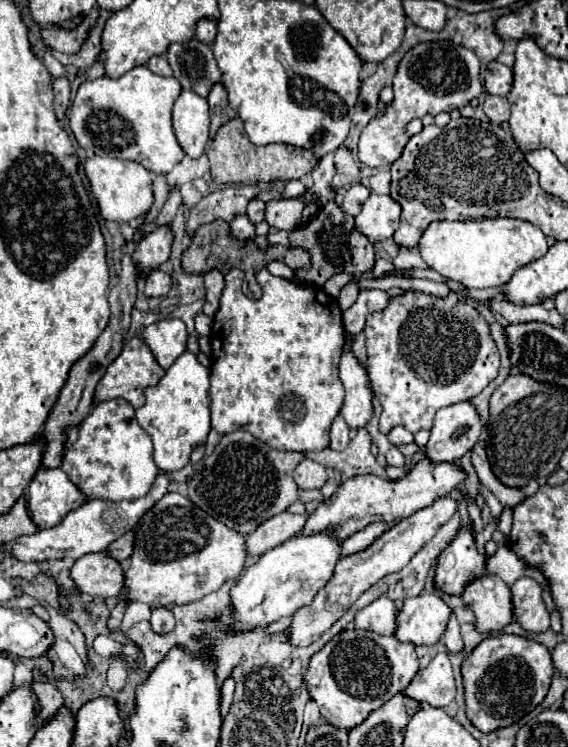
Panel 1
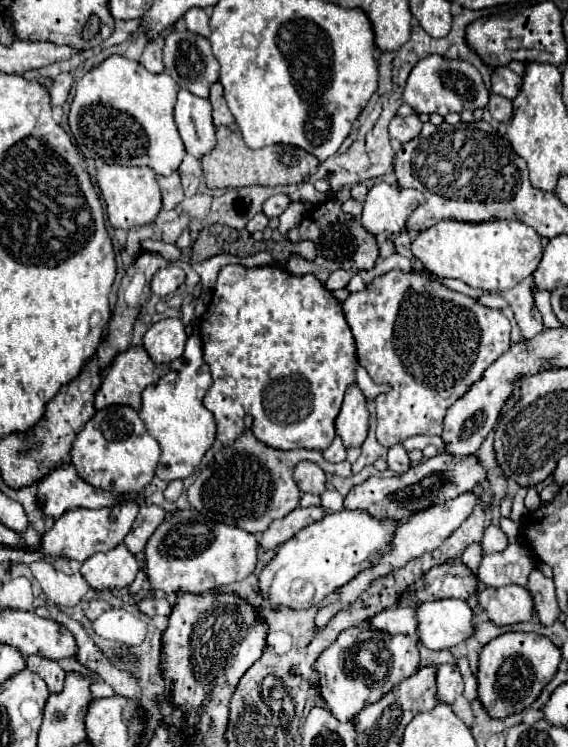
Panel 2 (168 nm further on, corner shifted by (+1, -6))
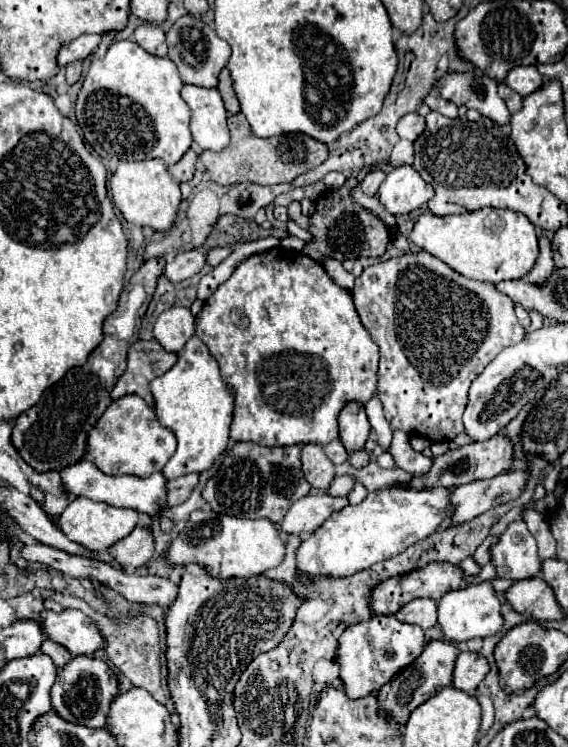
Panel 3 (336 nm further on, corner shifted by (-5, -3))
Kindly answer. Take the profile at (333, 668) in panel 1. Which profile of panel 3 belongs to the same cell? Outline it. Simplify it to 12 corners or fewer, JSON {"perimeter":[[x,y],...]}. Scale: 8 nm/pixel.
{"perimeter":[[371,615],[339,639],[351,699],[377,693],[425,647],[423,629]]}

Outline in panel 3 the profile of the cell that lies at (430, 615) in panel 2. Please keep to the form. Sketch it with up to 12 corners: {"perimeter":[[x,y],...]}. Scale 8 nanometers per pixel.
{"perimeter":[[491,581],[437,601],[449,641],[501,631],[501,601]]}

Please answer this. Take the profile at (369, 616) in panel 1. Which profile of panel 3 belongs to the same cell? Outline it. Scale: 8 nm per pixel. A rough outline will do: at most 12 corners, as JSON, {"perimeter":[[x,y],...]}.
{"perimeter":[[413,599],[397,619],[421,629],[437,625],[437,601]]}

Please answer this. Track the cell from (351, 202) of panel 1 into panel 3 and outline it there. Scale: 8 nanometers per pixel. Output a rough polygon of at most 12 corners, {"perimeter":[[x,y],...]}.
{"perimeter":[[373,169],[359,183],[365,195],[375,195],[387,173]]}

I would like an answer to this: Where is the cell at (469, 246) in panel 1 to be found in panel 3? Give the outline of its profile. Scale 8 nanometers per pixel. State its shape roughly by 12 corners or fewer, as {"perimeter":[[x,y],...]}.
{"perimeter":[[509,209],[419,215],[409,239],[463,277],[523,279],[537,231]]}

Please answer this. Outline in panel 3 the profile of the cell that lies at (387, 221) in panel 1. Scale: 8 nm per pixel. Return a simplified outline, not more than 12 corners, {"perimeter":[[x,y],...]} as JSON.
{"perimeter":[[413,165],[395,167],[379,187],[393,215],[427,205],[435,189]]}

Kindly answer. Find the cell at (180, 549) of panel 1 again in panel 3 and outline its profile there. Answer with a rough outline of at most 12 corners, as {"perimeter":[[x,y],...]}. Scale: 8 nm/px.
{"perimeter":[[193,511],[171,565],[219,579],[263,575],[285,559],[269,519]]}

